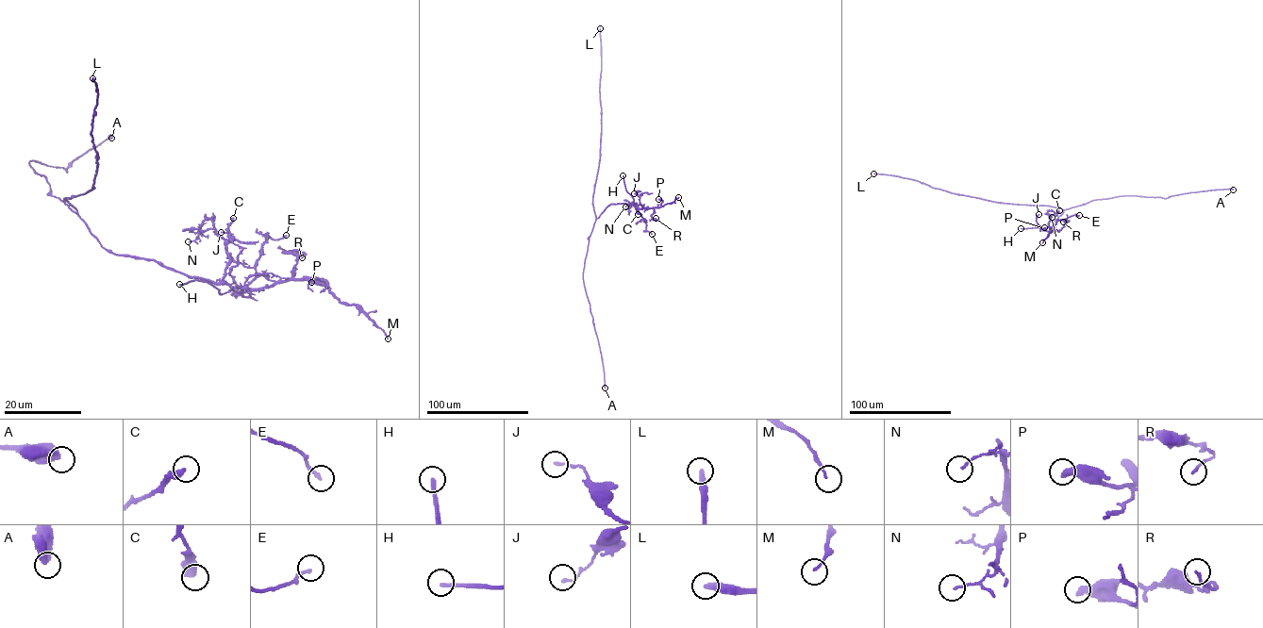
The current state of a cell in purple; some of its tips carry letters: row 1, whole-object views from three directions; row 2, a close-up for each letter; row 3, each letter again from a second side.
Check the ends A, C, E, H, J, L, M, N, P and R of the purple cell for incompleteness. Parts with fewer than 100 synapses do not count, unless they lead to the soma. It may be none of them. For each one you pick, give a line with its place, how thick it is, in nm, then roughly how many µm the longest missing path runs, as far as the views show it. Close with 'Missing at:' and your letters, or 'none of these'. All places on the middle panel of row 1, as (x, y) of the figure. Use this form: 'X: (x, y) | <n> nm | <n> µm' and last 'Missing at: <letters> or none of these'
H: (623, 175) | 240 nm | 50 µm
L: (600, 28) | 360 nm | 450 µm
Missing at: H, L

